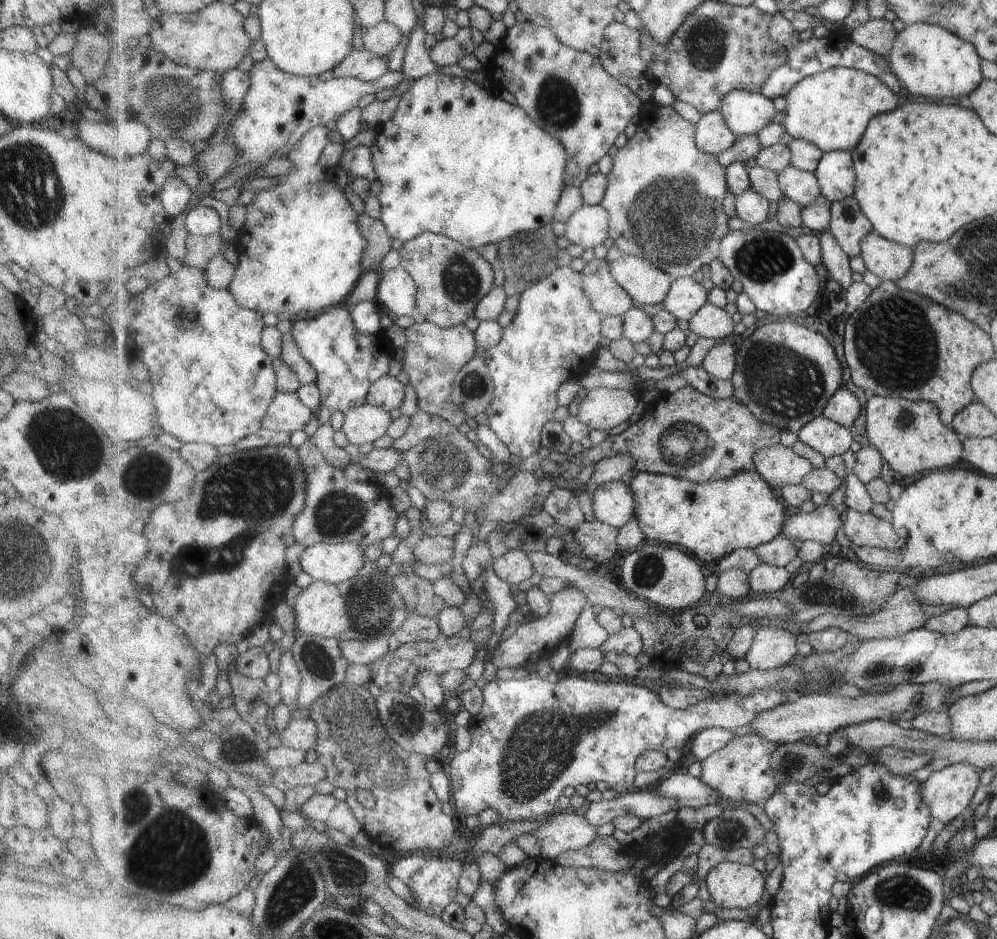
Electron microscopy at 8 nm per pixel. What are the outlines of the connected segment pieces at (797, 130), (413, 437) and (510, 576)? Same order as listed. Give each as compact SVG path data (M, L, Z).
M835 67L815 74L799 82L785 98L787 101L786 117L781 123L783 130L793 139L802 139L818 146L823 153L843 151L853 152L858 148L862 136L875 116L892 112L901 105L897 94L883 80L873 74L858 69Z
M421 410L416 411L411 416L411 425L409 429L398 440L391 440L390 447L397 448L402 455L412 450L415 446L431 440L431 438L440 438L445 434L455 432L453 424L445 422L443 418L432 416Z
M525 549L509 550L492 563L495 574L509 585L519 585L535 574L533 560Z

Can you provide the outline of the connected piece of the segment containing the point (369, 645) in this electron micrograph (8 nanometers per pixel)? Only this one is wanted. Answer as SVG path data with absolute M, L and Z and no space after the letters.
M387 637L361 641L345 640L340 642L340 648L347 662L370 666L389 653L389 642L387 642Z

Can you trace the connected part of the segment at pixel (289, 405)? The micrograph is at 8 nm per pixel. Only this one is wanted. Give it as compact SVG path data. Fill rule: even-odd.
M279 391L263 418L262 428L280 434L293 434L300 430L305 431L308 423L315 417L316 413L307 407L296 393Z

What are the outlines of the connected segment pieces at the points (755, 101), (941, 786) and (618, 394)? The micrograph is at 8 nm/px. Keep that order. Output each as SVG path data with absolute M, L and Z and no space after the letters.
M735 90L723 102L721 108L729 128L737 136L759 134L769 126L777 116L773 100L762 93L747 90Z
M961 762L934 772L923 782L923 798L931 806L938 825L960 819L969 810L981 772L975 764Z
M600 387L588 392L580 404L579 420L592 430L610 430L627 422L639 404L638 394Z

